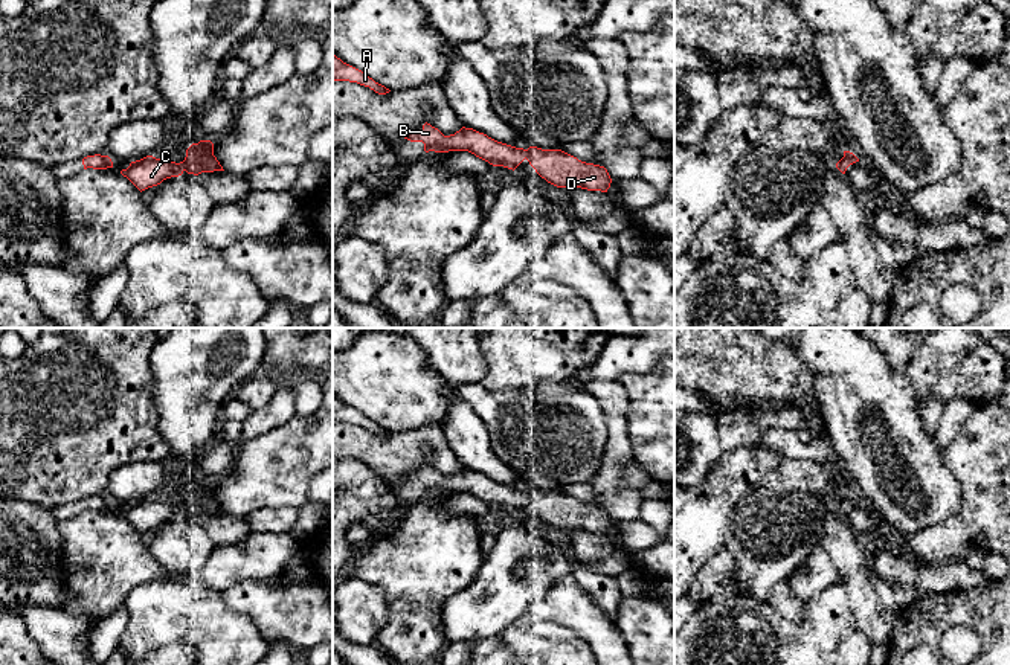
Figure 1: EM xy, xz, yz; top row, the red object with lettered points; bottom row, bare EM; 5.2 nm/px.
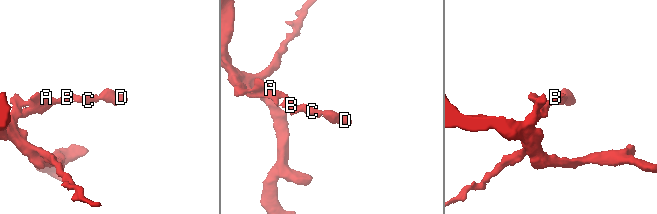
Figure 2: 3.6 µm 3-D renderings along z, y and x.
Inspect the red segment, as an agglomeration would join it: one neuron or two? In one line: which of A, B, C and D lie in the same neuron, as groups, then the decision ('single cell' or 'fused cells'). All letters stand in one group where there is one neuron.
A B C D; single cell

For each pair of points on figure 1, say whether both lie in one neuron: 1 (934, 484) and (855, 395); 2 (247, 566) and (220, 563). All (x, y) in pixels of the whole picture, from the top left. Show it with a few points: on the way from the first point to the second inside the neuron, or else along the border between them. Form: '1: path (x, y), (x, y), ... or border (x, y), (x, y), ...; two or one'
1: path (908, 458), (899, 449), (893, 426), (881, 406); one
2: path (241, 563), (226, 563); one

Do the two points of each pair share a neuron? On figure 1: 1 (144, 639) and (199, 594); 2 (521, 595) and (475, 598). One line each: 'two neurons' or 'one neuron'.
1: one neuron
2: one neuron

